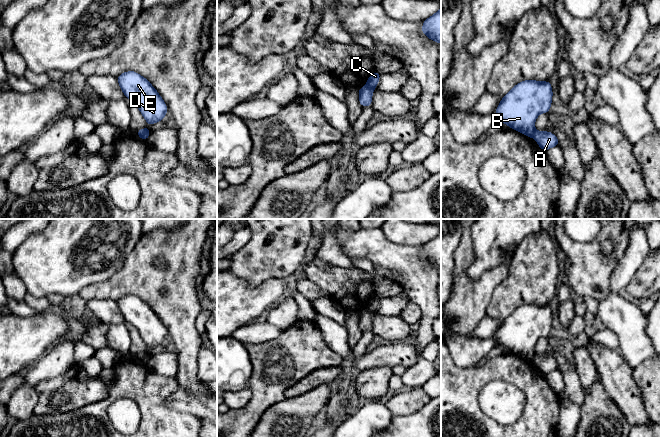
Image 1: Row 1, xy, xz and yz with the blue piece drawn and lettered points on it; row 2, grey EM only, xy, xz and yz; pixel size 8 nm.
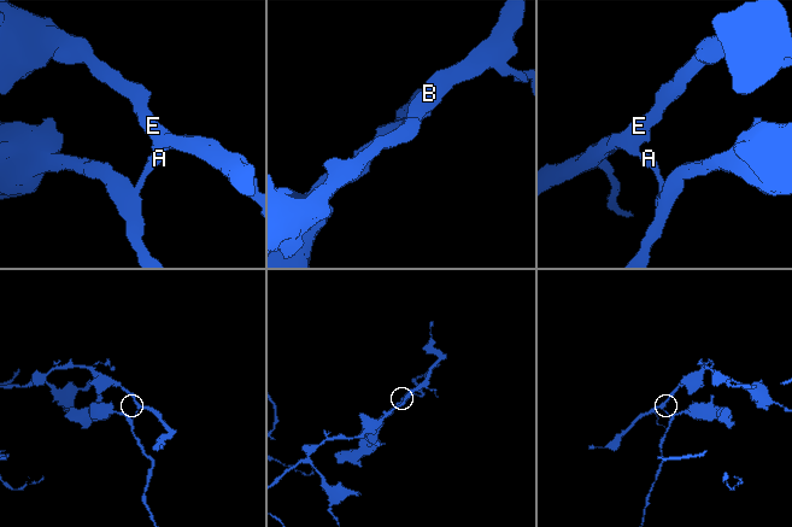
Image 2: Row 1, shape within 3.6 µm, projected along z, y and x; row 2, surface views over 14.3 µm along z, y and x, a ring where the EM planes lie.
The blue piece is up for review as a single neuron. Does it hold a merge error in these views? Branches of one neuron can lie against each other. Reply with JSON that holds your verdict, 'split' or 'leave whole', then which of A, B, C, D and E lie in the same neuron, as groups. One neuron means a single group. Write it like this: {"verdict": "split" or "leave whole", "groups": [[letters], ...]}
{"verdict": "split", "groups": [["A"], ["B", "C", "D", "E"]]}

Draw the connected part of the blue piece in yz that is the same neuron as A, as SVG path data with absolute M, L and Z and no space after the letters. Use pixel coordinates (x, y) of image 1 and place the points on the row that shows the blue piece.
M535 131L533 138L538 142L538 146L542 151L546 151L554 146L560 145L558 138L552 132Z

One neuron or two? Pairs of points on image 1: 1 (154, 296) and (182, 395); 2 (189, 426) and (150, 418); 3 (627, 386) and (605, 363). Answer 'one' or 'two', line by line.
1: one
2: one
3: one

